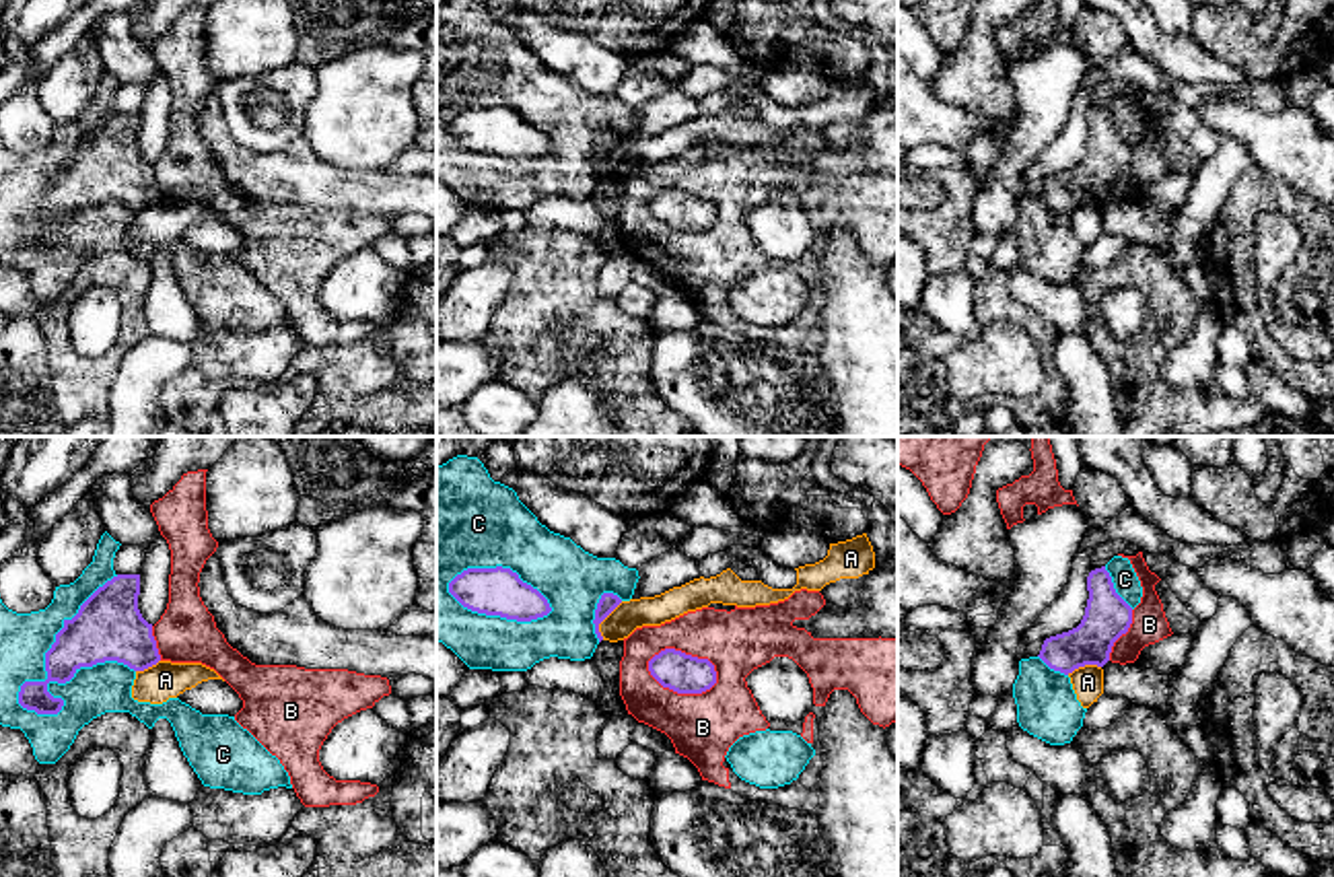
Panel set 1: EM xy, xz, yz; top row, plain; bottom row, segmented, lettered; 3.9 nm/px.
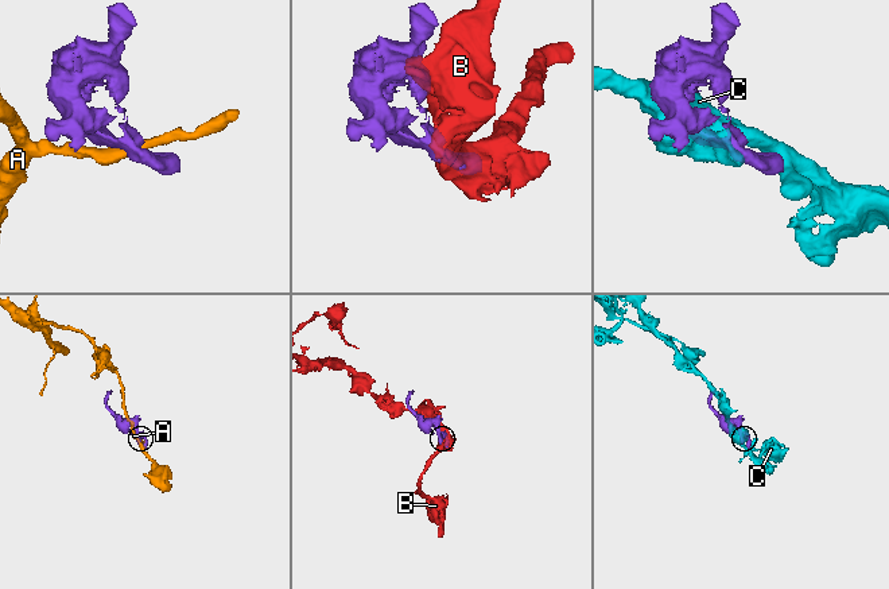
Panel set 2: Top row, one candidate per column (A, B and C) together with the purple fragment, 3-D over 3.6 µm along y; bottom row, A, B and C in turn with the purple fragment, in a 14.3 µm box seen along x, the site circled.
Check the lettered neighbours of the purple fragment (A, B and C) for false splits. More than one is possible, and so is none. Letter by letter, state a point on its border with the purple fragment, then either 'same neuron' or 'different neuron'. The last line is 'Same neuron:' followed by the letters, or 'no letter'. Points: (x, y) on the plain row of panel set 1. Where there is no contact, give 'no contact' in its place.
A: xz (604, 157) | different neuron
B: xz (678, 231) | different neuron
C: xy (52, 186) | different neuron
Same neuron: no letter

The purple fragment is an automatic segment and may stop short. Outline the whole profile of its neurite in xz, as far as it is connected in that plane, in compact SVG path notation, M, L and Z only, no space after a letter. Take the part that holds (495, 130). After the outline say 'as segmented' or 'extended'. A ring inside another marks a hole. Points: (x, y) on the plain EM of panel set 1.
M467 107L449 121L449 132L467 148L531 161L552 150L548 138L511 107Z; as segmented

